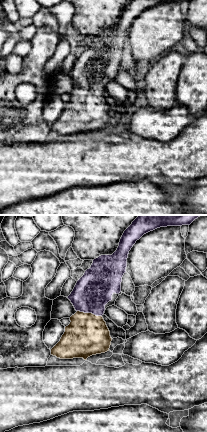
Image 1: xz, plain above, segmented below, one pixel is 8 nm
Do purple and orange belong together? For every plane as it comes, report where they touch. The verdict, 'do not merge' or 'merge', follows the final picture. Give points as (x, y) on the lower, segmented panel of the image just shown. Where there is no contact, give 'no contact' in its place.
meets purple at (89, 312)

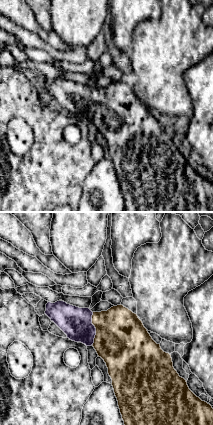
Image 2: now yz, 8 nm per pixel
meets purple at (95, 329)

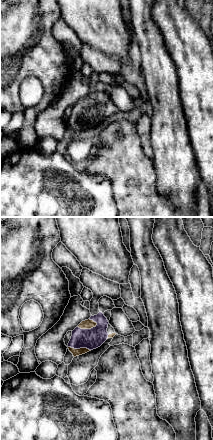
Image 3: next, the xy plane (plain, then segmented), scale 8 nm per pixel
meets purple at (87, 329)

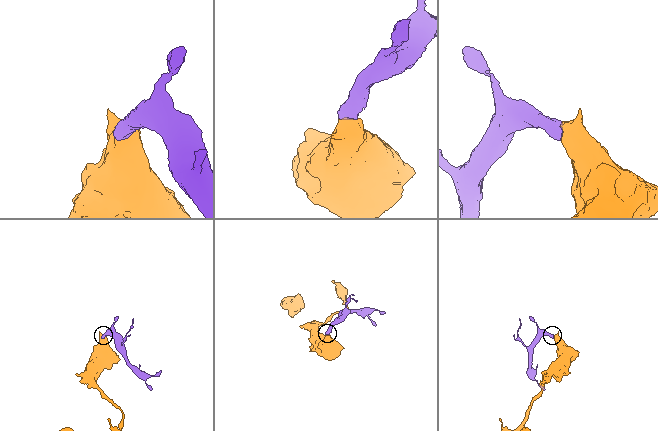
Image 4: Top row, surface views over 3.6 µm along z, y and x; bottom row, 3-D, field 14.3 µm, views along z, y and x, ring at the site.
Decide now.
merge

